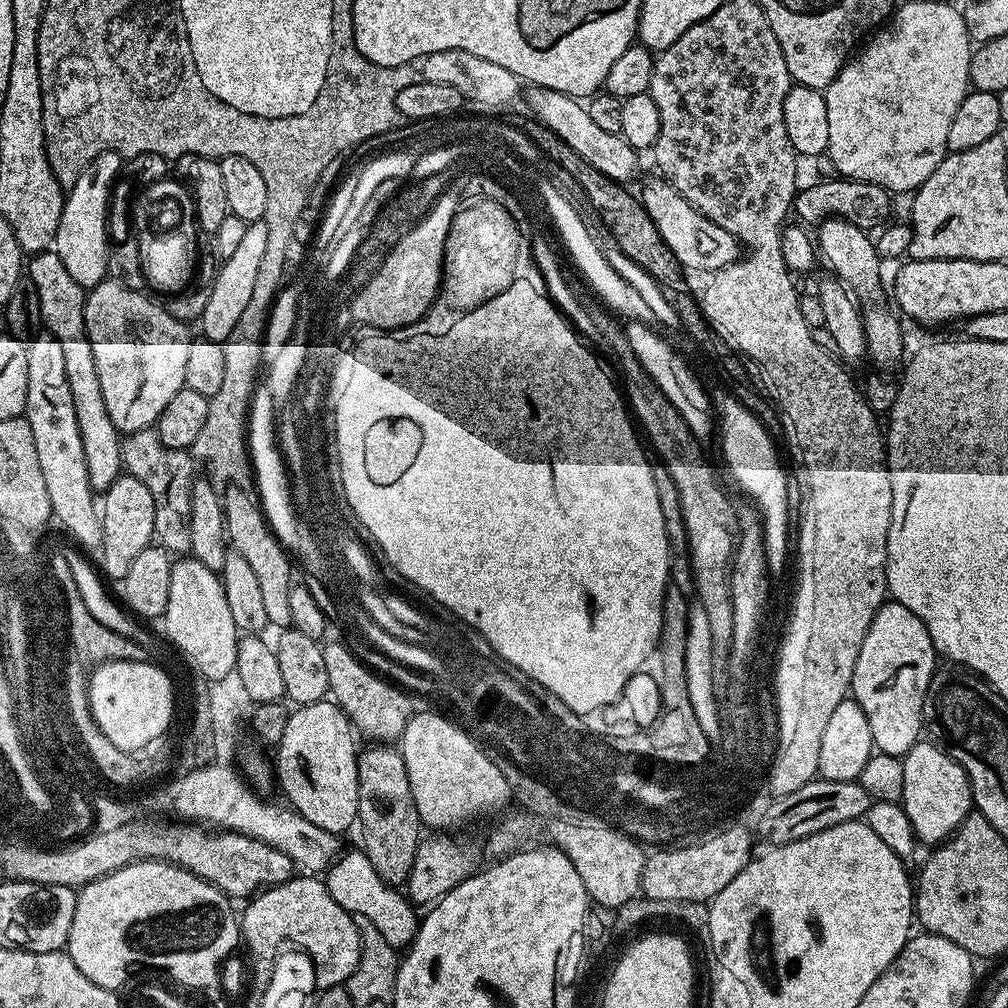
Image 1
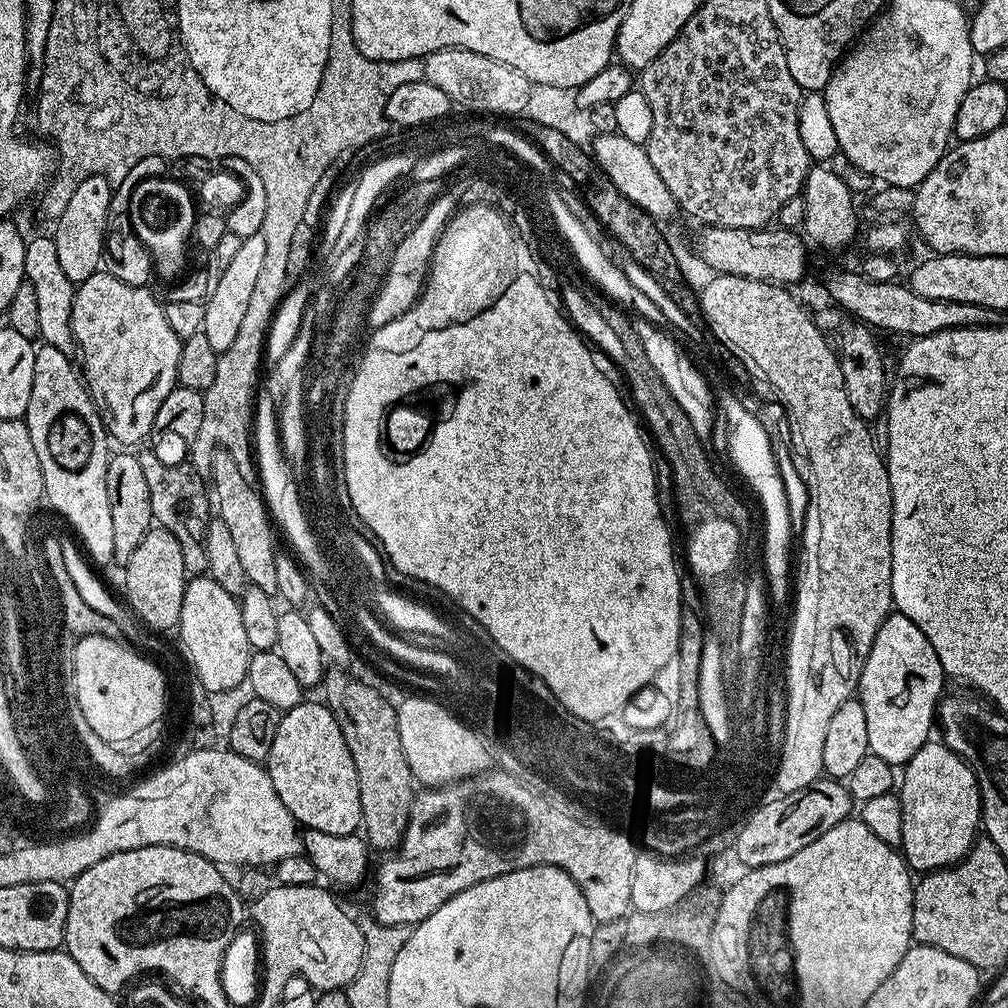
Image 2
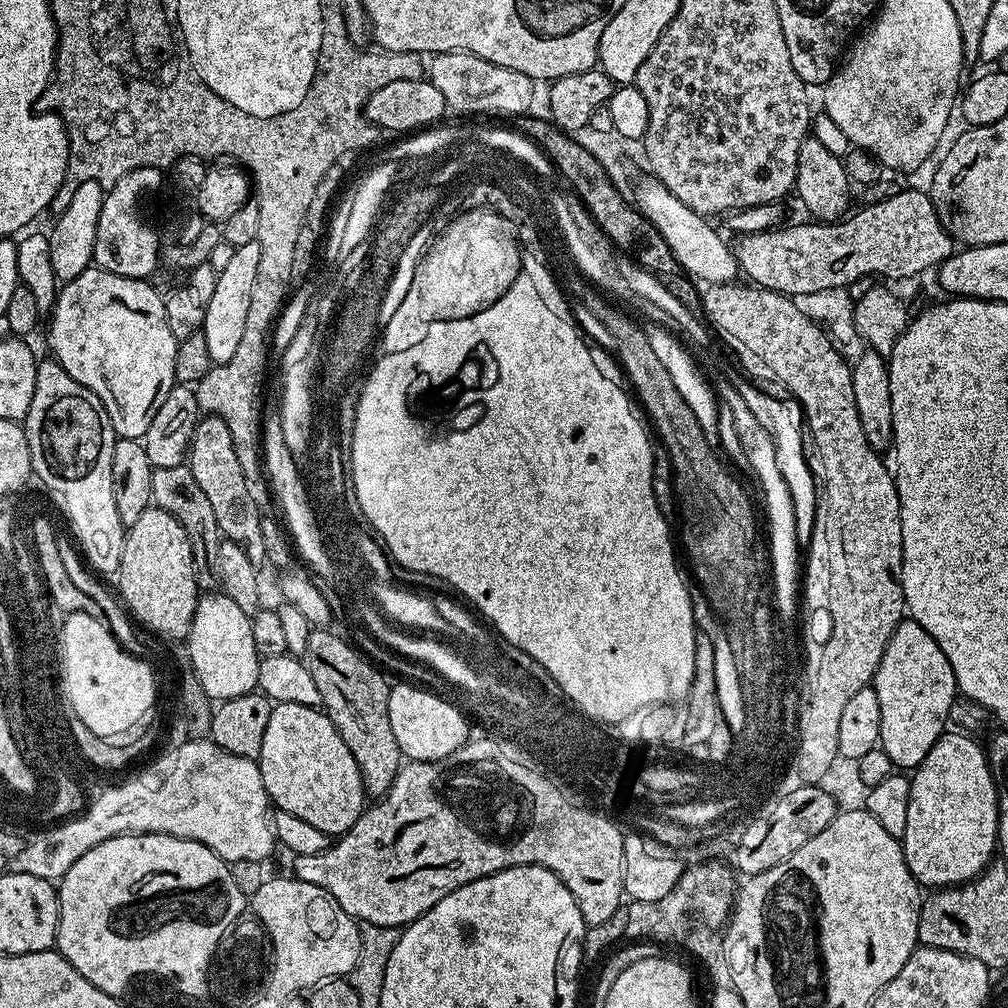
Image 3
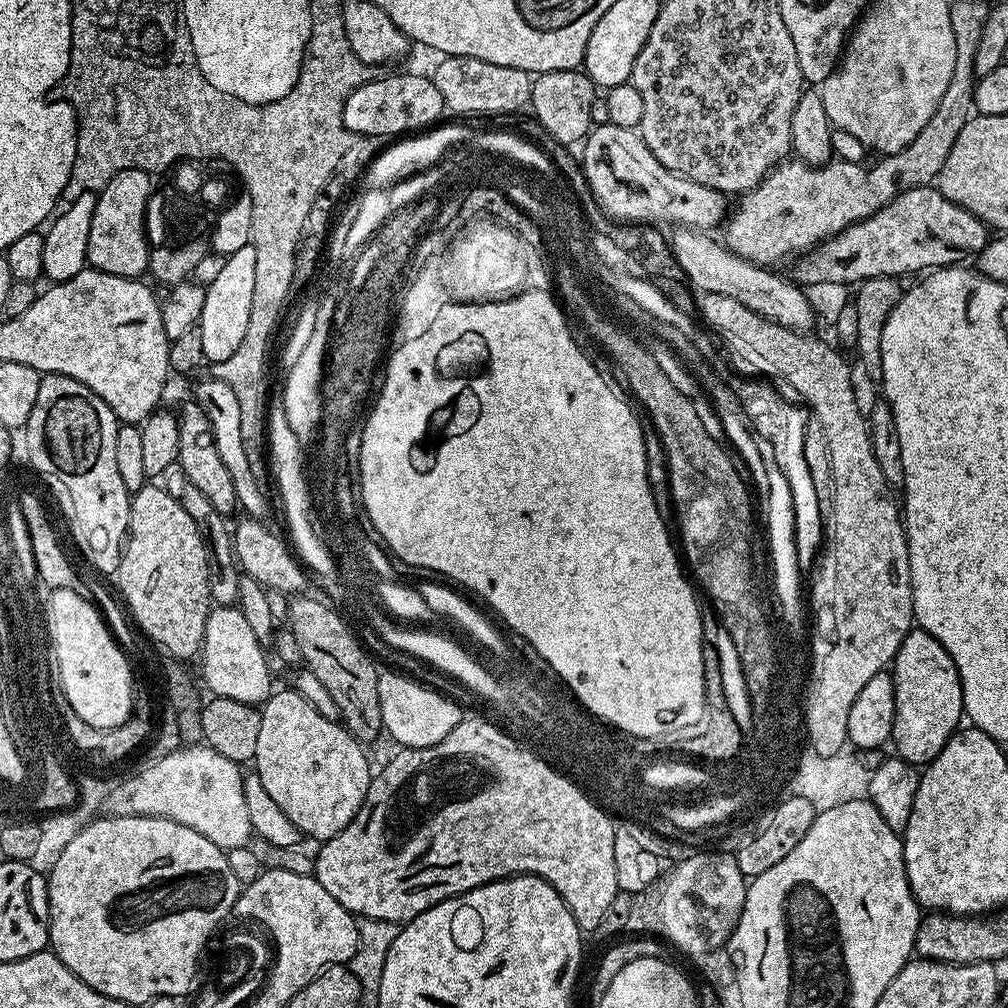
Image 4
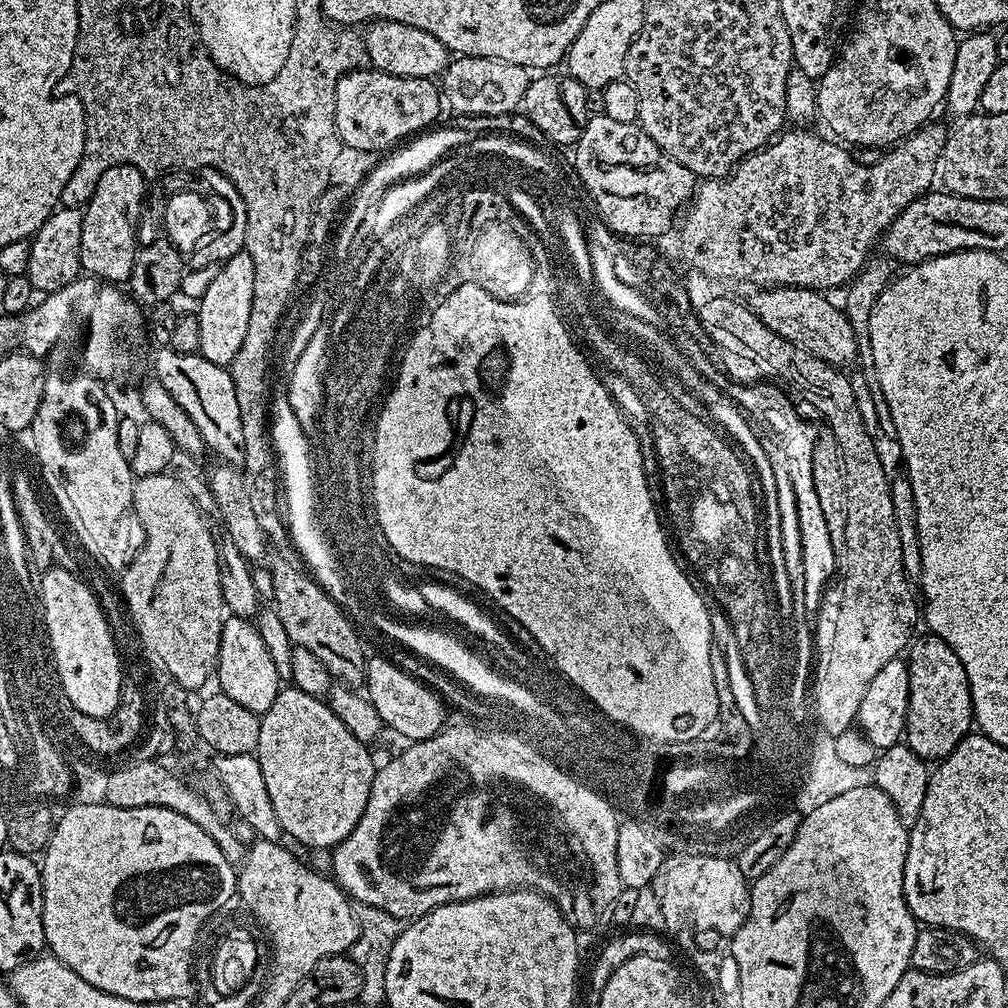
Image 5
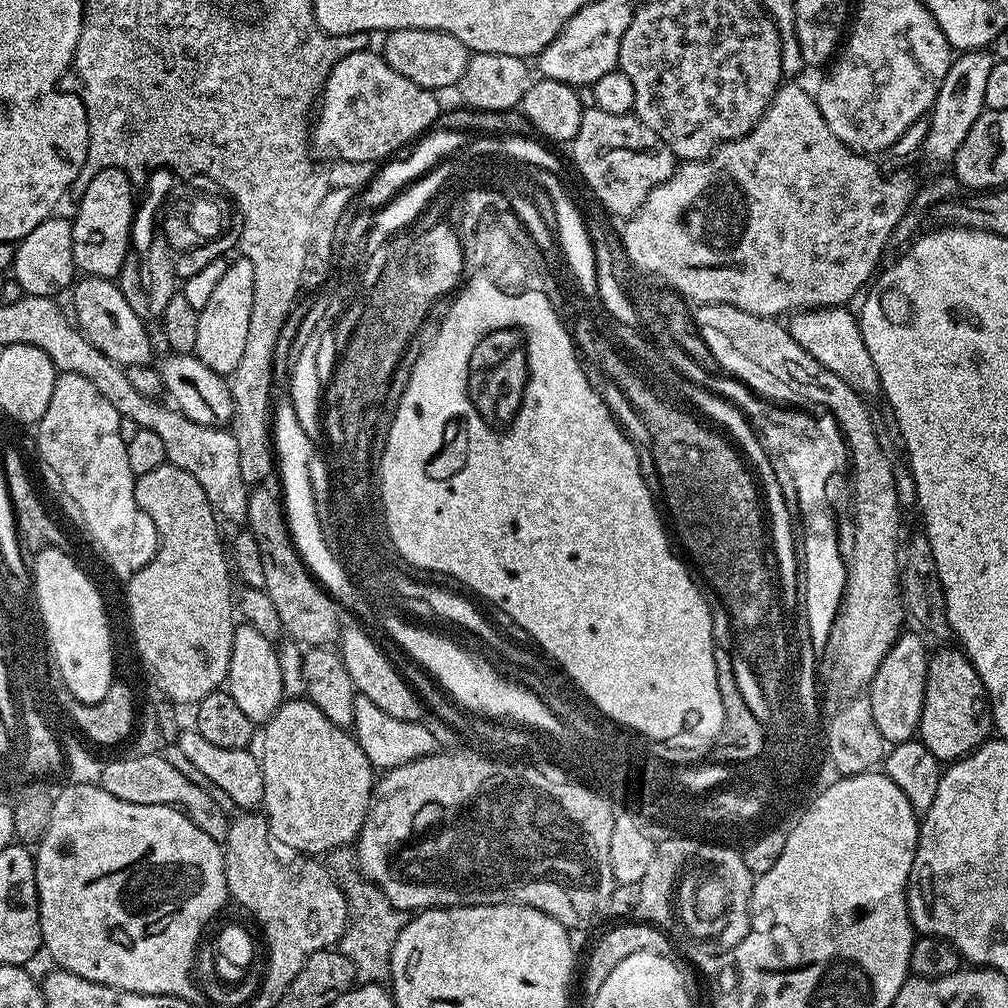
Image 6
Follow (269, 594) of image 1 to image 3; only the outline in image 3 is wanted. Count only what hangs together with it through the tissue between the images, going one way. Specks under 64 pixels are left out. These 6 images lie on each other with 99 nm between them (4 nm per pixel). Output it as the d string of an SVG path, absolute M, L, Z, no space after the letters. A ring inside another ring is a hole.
M211 414L201 417L192 436L186 463L194 474L194 479L198 481L198 486L202 486L202 494L206 494L214 509L221 537L243 545L250 562L256 566L263 565L266 546L262 542L262 513L252 497L255 496L254 490L246 482L246 474L238 462L238 454L234 454L234 438L230 438L230 426Z

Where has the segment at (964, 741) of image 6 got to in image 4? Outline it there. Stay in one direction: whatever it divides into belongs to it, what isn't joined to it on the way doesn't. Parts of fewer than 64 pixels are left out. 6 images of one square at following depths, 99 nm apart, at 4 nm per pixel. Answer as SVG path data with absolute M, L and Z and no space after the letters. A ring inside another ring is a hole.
M919 626L906 634L890 671L896 703L891 738L891 743L896 744L895 755L911 764L926 766L961 727L964 695L960 675L948 651Z

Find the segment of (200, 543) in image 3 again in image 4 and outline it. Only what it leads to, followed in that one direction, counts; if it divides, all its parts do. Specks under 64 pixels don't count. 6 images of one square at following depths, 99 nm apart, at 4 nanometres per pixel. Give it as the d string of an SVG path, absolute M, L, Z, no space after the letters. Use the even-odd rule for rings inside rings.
M178 462L166 467L162 475L162 487L170 494L170 498L174 498L180 503L182 510L186 510L186 514L190 514L190 518L194 518L194 522L206 537L206 543L210 549L210 594L213 605L235 605L239 598L239 582L242 573L236 562L233 533L224 525L227 524L225 517L220 516L218 510L214 510L210 506L210 498L205 498L198 490L198 486L194 486L194 482L190 482L190 478L186 478L186 474Z

